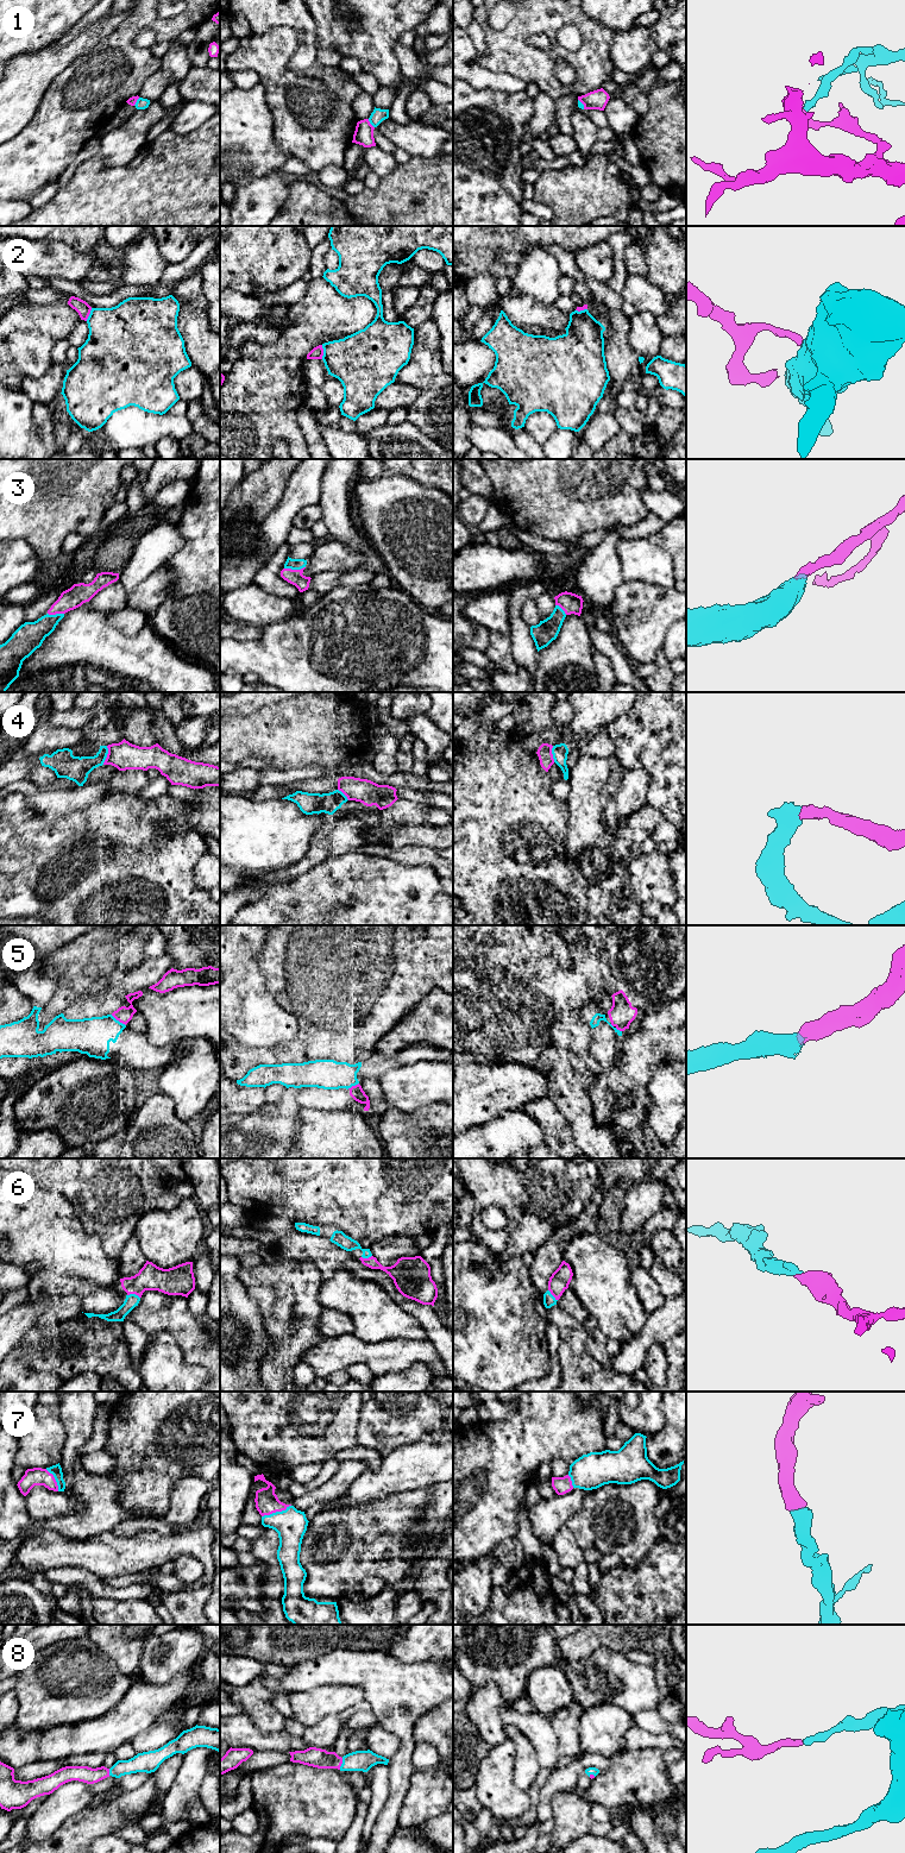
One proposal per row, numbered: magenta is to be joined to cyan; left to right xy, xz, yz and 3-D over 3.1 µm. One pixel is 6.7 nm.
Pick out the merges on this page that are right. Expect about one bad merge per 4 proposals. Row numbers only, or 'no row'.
3, 6, 7, 8

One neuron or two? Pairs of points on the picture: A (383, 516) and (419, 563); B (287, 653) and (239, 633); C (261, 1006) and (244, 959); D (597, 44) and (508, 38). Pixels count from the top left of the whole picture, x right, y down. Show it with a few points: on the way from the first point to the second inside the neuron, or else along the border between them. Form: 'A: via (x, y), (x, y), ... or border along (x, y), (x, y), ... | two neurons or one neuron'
A: via (395, 528), (418, 551) | one neuron
B: border along (262, 630), (262, 635), (256, 640), (232, 639) | two neurons
C: via (249, 994), (244, 990), (244, 971) | one neuron
D: via (574, 55), (530, 56) | one neuron

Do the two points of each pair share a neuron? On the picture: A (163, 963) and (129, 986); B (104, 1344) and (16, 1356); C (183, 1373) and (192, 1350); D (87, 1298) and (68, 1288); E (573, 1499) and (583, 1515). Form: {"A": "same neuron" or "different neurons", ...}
{"A": "same neuron", "B": "different neurons", "C": "different neurons", "D": "same neuron", "E": "different neurons"}

